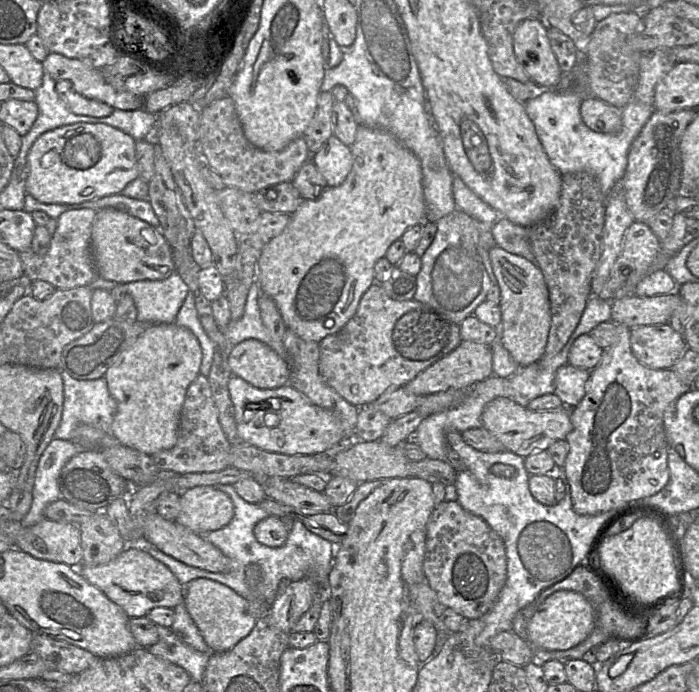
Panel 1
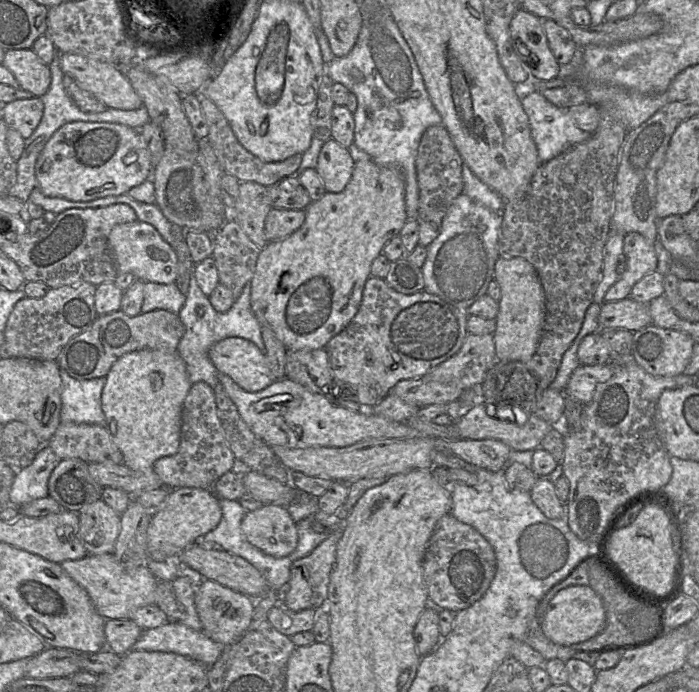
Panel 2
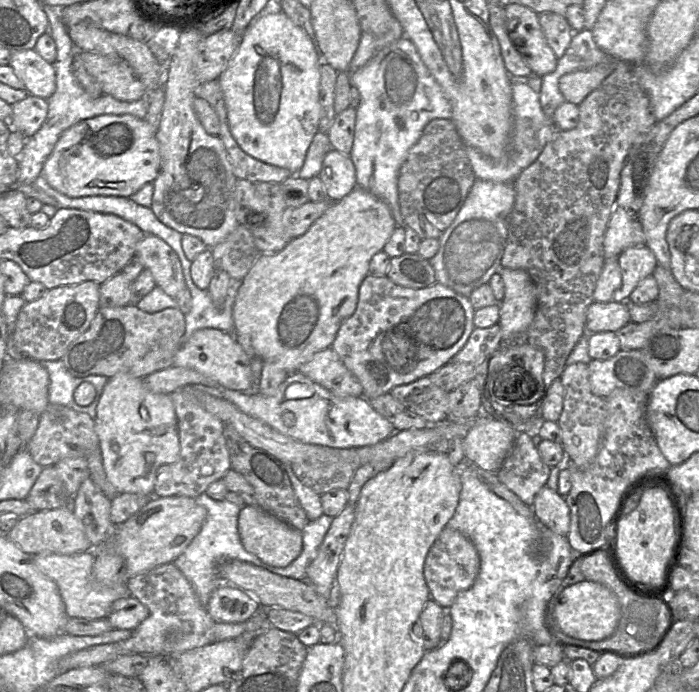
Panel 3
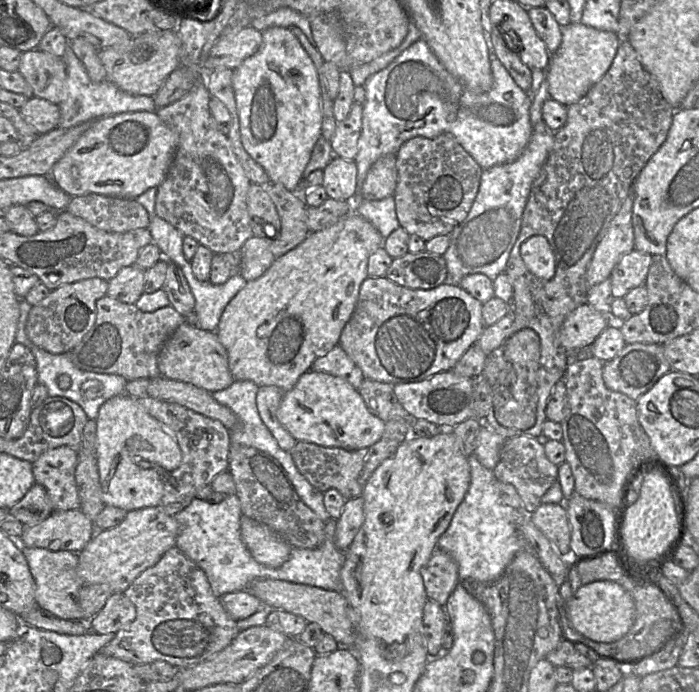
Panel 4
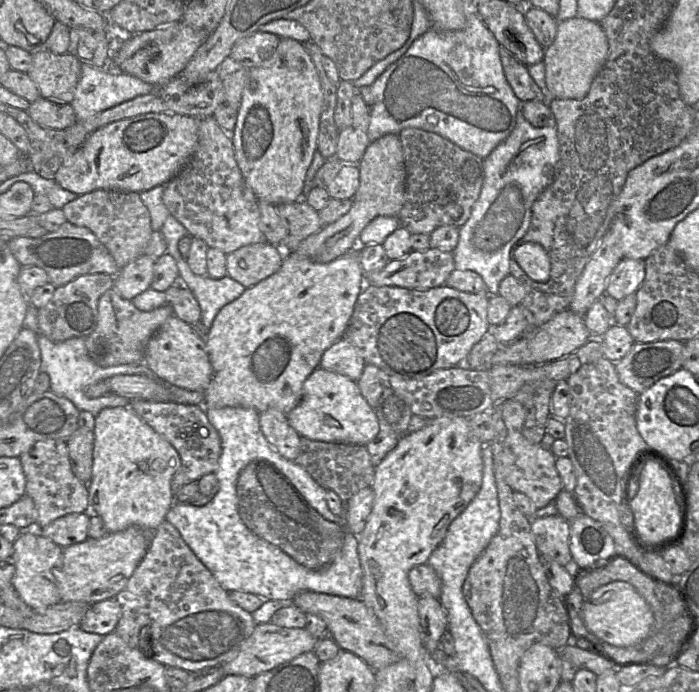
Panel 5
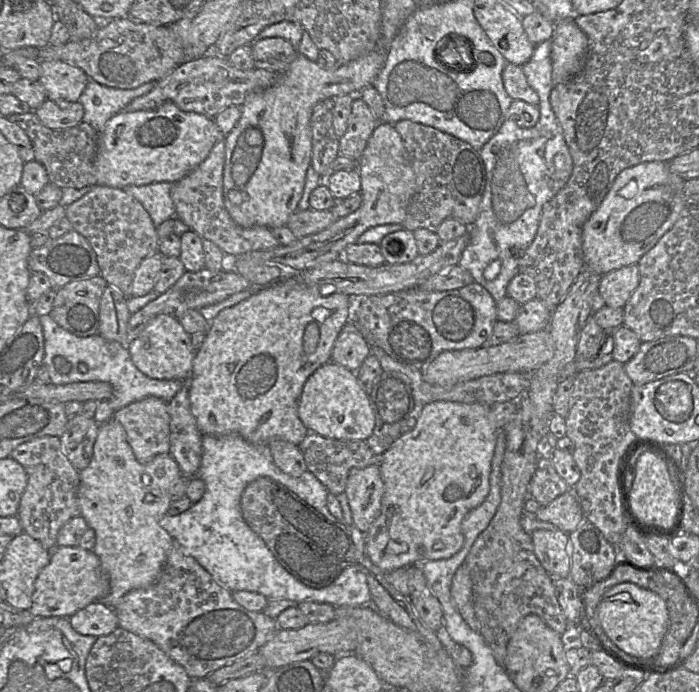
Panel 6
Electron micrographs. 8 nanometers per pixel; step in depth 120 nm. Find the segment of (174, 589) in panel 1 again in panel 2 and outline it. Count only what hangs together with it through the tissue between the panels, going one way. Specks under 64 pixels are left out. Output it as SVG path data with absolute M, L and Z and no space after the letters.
M113 554L89 555L79 560L60 563L66 574L80 585L89 595L97 613L104 619L131 619L132 614L146 605L155 605L157 578L146 566L136 566L120 562Z

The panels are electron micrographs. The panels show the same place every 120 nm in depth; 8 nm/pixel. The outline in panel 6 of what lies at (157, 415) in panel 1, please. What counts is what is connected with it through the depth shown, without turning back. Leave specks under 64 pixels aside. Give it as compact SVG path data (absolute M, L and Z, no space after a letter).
M113 420L99 424L99 431L93 447L93 455L89 465L83 470L79 471L79 485L77 490L77 498L81 508L81 516L85 519L88 528L91 528L95 532L95 545L92 551L98 556L102 572L108 577L110 582L109 594L101 600L103 603L109 607L115 609L117 603L120 599L128 592L134 589L145 588L157 581L159 578L163 567L166 563L168 555L173 546L172 537L160 526L160 520L167 514L170 503L172 502L170 498L170 489L172 485L176 482L178 478L182 476L181 470L175 461L175 459L170 454L159 454L155 456L150 462L142 464L136 459L131 446L127 441L126 432L123 426Z

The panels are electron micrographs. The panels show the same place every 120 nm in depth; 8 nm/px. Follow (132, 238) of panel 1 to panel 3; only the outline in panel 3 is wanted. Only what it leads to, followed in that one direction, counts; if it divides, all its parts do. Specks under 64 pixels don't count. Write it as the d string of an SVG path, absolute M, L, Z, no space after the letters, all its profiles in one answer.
M144 235L136 246L135 256L144 269L149 270L158 287L167 295L176 298L181 290L187 288L178 256L173 249L162 239L154 235Z

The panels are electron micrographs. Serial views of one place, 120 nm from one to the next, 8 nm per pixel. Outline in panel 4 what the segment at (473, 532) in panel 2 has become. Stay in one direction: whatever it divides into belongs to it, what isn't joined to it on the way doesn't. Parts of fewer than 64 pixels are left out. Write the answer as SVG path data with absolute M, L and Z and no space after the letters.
M436 549L420 573L428 599L445 606L459 581L457 563L447 553Z

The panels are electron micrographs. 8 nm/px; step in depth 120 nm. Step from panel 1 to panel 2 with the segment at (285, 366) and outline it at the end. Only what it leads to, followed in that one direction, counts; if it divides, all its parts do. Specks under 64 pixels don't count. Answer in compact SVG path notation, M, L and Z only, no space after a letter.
M225 338L209 350L217 371L230 377L247 392L258 392L274 382L265 353L249 340Z

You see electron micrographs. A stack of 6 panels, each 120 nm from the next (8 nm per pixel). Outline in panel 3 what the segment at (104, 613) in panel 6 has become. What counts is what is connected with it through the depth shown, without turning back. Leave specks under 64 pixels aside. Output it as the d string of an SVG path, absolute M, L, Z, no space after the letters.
M130 596L115 601L106 619L115 630L133 631L148 616L148 608L136 598Z

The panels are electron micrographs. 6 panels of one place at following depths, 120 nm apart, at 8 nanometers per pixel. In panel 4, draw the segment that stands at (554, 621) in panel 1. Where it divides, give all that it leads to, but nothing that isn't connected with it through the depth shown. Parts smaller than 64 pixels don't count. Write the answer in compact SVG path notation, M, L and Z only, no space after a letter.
M595 581L582 585L567 602L568 617L573 627L586 638L600 643L622 639L634 623L635 610L632 595L613 581Z

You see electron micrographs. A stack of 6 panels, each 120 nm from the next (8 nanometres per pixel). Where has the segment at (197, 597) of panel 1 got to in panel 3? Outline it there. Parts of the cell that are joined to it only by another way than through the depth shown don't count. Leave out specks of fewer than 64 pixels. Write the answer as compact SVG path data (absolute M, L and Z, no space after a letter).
M222 584L211 594L207 612L215 623L243 623L260 607L256 599L230 584Z

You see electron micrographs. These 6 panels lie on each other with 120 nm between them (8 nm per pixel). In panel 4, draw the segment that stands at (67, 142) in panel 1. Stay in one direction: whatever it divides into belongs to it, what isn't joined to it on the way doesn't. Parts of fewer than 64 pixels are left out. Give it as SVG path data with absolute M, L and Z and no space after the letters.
M125 112L95 120L75 144L53 165L49 177L74 196L100 194L136 199L165 178L177 147L177 135L152 112Z

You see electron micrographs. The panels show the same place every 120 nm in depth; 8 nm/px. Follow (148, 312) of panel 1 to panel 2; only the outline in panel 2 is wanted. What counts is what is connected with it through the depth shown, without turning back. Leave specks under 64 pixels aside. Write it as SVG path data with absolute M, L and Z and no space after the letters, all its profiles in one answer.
M145 282L141 313L153 310L167 310L178 315L185 300L186 296L180 292L175 283L165 285Z

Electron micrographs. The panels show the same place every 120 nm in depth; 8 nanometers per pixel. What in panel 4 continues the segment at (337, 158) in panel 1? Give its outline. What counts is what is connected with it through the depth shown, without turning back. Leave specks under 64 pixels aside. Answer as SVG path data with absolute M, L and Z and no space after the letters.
M334 156L323 170L323 184L329 198L353 203L357 196L357 165L354 160Z

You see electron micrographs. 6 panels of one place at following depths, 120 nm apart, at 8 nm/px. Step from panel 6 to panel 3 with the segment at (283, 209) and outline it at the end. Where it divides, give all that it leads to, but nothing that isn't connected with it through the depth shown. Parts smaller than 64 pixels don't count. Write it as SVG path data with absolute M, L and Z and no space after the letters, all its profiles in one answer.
M284 12L269 13L260 17L260 13L251 20L249 27L241 36L241 43L229 61L226 69L218 78L221 90L223 92L225 106L227 110L227 119L232 137L239 147L248 155L264 163L286 168L296 175L302 168L306 159L306 154L311 145L313 137L319 131L319 121L321 115L320 104L320 62L313 46L312 40L307 32L295 24Z

